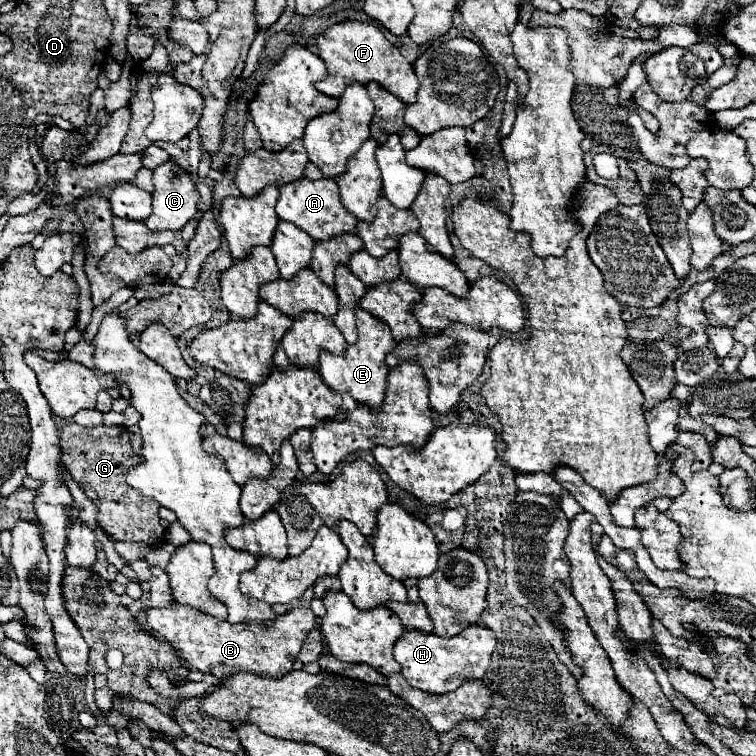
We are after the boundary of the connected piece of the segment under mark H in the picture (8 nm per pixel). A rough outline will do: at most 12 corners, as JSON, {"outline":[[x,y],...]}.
{"outline":[[406,630],[394,644],[404,678],[452,692],[482,678],[496,634]]}

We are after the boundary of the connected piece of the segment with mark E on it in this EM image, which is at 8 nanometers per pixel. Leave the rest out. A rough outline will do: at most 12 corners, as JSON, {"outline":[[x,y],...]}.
{"outline":[[360,306],[358,342],[320,352],[320,376],[336,392],[380,408],[390,328]]}

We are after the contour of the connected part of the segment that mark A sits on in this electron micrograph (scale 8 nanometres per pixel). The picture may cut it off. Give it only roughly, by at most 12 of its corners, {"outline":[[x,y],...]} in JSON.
{"outline":[[334,180],[282,184],[278,218],[314,240],[352,232]]}

